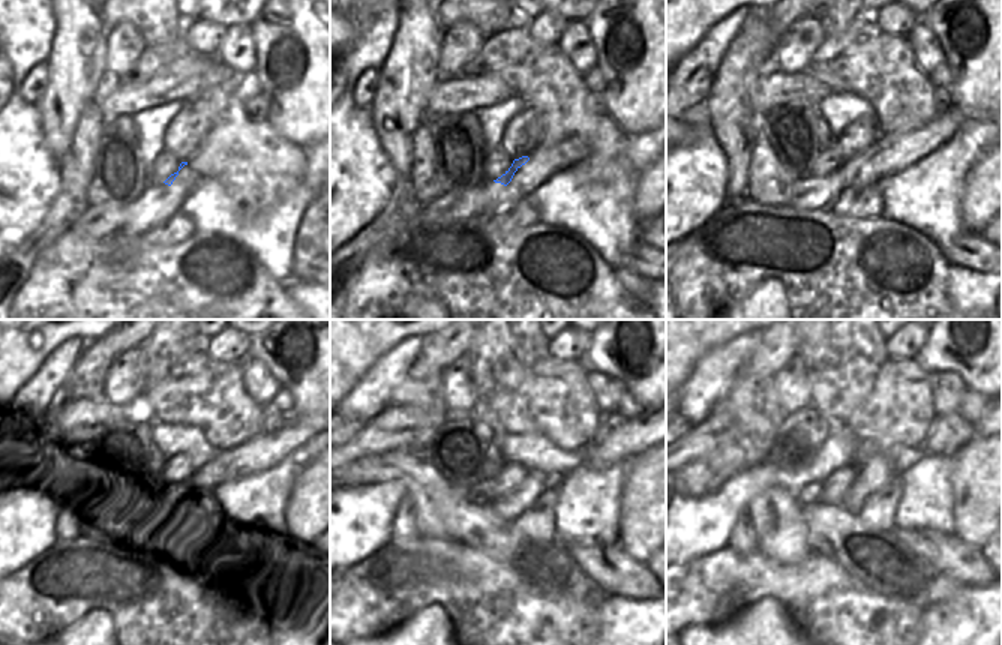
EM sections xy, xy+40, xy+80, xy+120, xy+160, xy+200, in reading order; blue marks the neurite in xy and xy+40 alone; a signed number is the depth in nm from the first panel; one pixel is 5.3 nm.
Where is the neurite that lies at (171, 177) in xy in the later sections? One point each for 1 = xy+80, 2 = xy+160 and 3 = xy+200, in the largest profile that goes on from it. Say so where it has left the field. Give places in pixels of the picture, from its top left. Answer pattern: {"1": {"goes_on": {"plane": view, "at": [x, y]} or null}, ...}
{"1": {"goes_on": {"plane": "xy+80", "at": [848, 170]}}, "2": {"goes_on": {"plane": "xy+160", "at": [515, 503]}}, "3": {"goes_on": {"plane": "xy+200", "at": [875, 470]}}}

